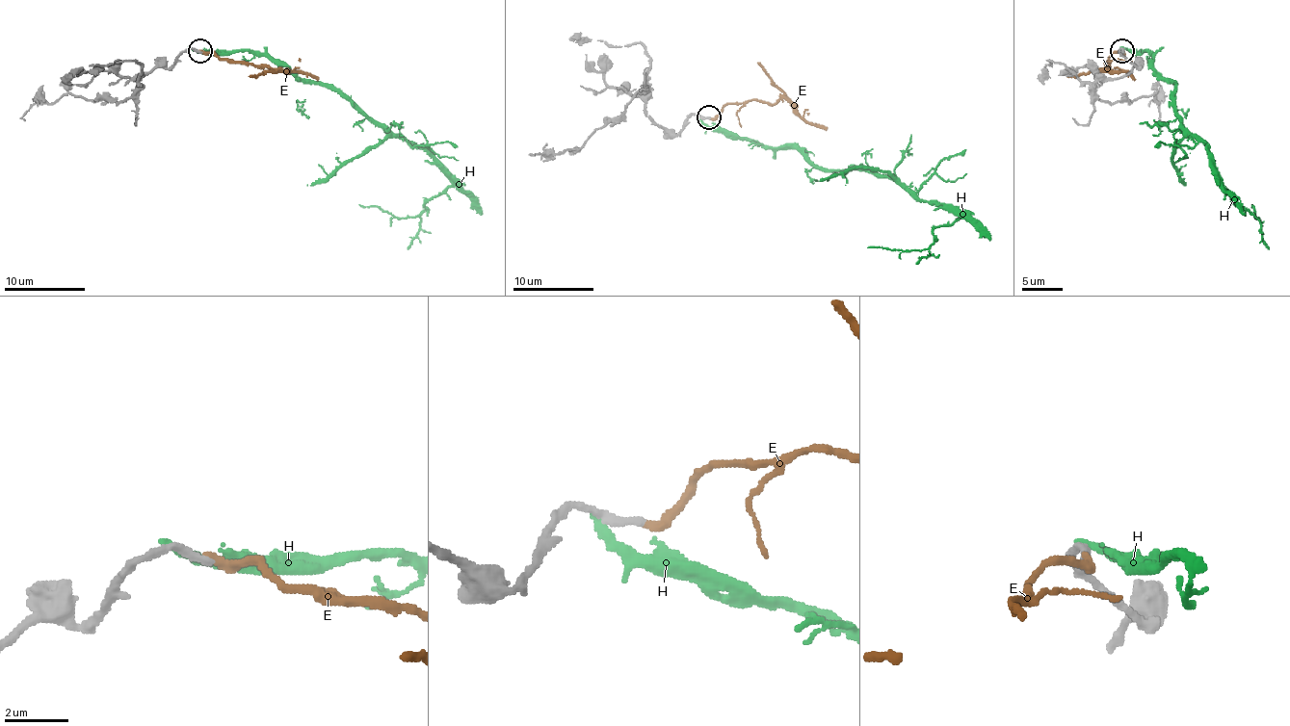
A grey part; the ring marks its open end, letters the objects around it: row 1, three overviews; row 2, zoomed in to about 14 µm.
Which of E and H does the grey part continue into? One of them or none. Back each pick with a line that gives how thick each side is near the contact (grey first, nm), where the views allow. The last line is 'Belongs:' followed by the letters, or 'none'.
Belongs: none

